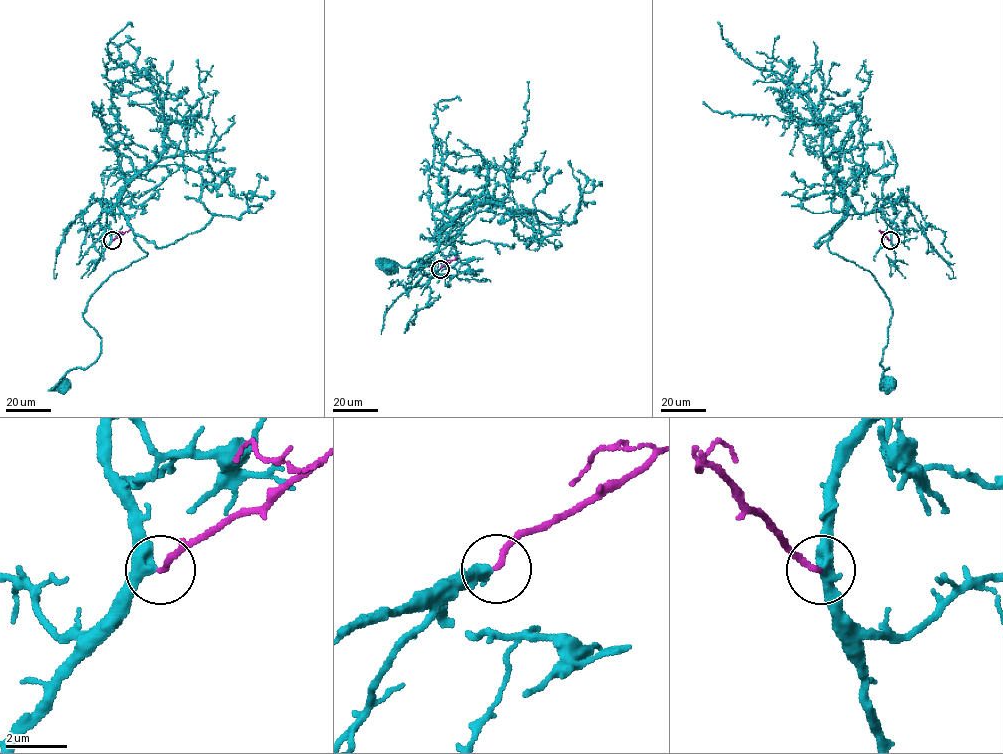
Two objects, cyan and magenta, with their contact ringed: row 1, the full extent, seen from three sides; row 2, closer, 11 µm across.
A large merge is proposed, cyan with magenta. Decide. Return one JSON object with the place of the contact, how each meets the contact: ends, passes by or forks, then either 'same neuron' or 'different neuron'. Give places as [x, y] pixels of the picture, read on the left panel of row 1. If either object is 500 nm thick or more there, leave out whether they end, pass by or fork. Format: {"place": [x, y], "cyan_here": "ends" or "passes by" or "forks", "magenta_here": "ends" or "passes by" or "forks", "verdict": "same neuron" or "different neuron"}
{"place": [112, 240], "cyan_here": "passes by", "magenta_here": "ends", "verdict": "same neuron"}

